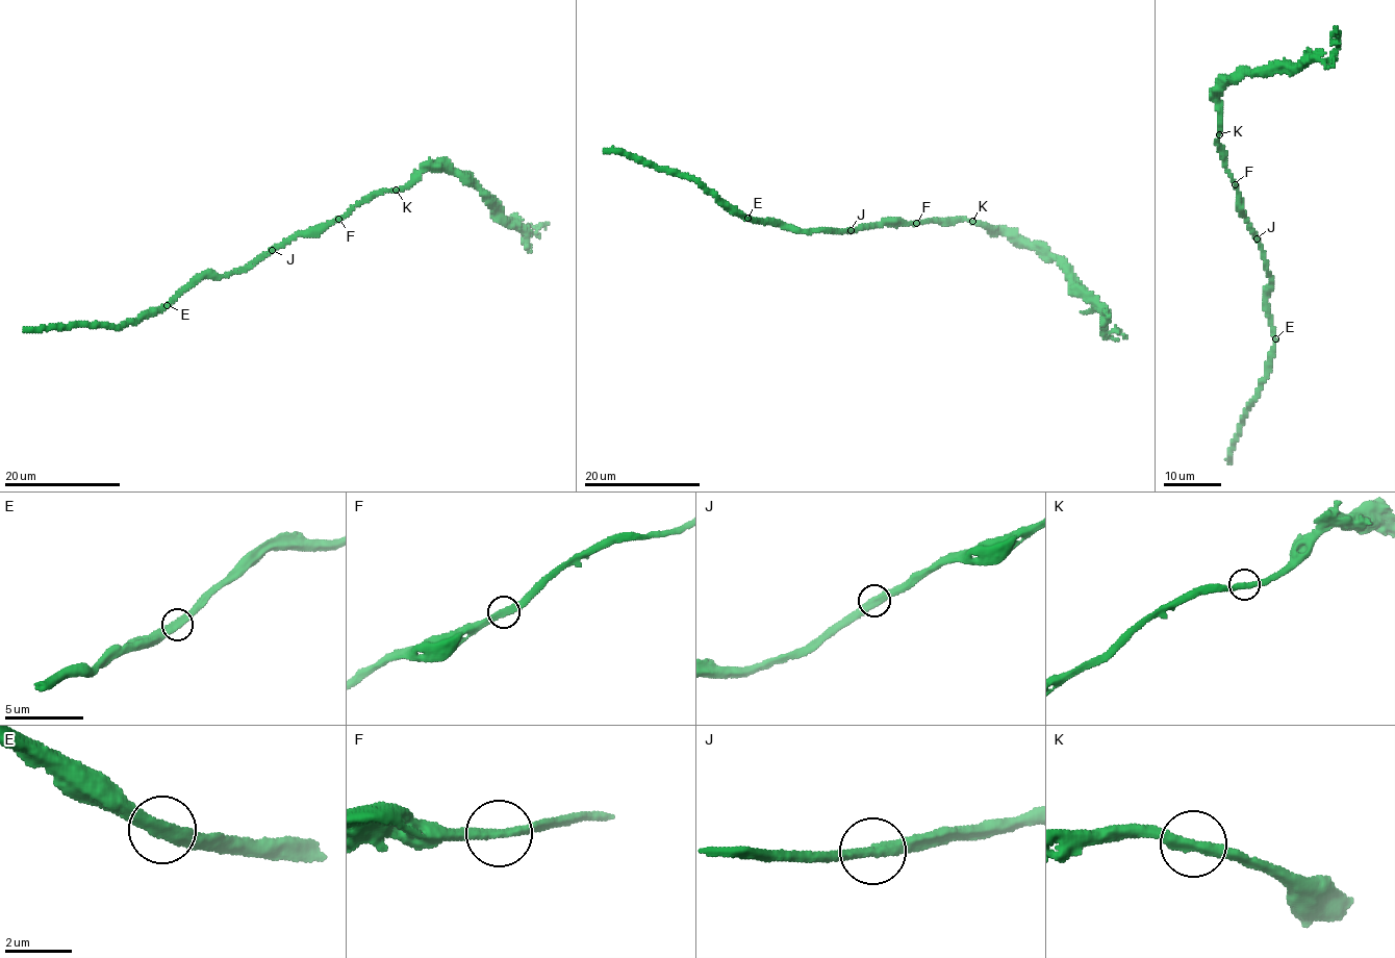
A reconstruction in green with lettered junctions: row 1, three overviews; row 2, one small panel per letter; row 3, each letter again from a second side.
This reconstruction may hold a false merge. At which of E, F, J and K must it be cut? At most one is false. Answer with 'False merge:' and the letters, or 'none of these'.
False merge: none of these

